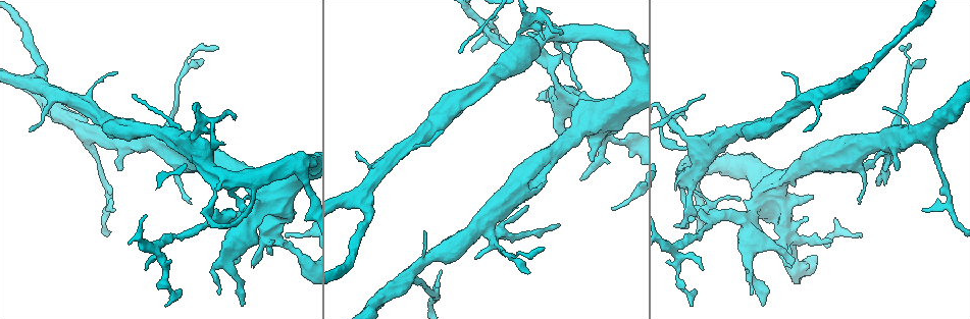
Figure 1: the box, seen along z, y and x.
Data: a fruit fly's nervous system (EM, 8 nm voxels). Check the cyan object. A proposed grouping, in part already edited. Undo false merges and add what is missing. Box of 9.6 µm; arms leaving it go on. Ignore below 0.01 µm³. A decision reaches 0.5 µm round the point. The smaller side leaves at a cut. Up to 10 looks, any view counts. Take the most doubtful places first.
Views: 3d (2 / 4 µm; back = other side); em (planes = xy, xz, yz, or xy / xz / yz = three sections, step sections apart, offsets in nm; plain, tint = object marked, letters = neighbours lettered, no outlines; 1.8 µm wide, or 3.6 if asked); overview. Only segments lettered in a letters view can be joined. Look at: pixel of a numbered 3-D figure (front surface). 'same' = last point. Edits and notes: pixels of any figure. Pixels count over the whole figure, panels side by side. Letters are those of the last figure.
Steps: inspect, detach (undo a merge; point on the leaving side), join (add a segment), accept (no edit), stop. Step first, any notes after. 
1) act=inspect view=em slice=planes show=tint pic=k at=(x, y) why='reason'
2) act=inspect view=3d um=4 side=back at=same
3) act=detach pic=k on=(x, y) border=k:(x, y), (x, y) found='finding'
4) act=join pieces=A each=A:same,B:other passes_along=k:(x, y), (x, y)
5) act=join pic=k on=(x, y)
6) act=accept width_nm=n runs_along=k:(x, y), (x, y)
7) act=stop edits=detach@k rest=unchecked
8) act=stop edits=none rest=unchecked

act=inspect view=3d um=4 pic=1 at=(491, 227) why='four or more arms meet'

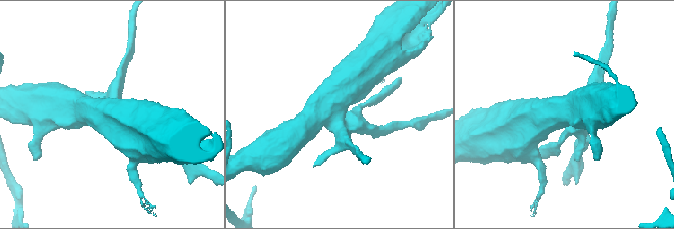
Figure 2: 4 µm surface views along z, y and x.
act=inspect view=em slice=xy step=8 show=tint pic=2 at=(337, 114)

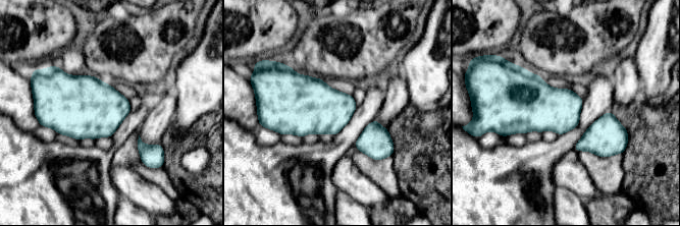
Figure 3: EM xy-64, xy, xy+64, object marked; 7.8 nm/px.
act=inspect view=em slice=xy step=8 show=letters at=same

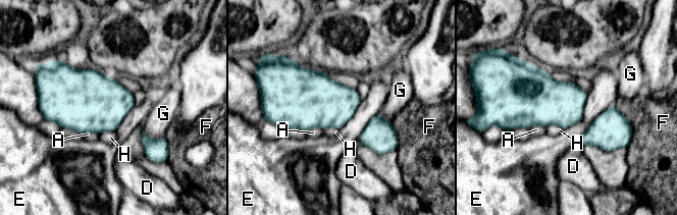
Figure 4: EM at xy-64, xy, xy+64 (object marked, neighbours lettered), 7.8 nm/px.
act=accept each=A:other,D:other,E:other,F:other,G:other,H:other border=4:(616, 104), (605, 109), (577, 143) found='one neuron here'

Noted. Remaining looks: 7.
act=inspect view=3d um=4 pic=1 at=(756, 200) why='a narrow waist'

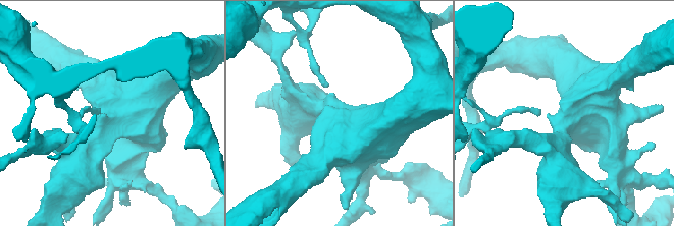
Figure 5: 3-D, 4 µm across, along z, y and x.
act=inspect view=em slice=planes show=letters pic=5 at=(339, 118)

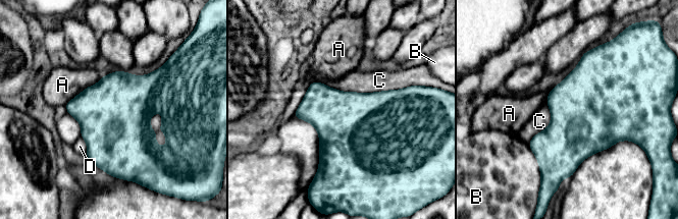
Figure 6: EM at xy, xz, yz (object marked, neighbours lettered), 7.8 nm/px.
act=accept longest_contact=C:750nm each=A:other,B:other,C:other,D:other border=6:(316, 80), (362, 93), (408, 87) found='all the same neuron'

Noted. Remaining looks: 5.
act=inspect view=3d um=4 pic=1 at=(804, 166) why='four-way junction'

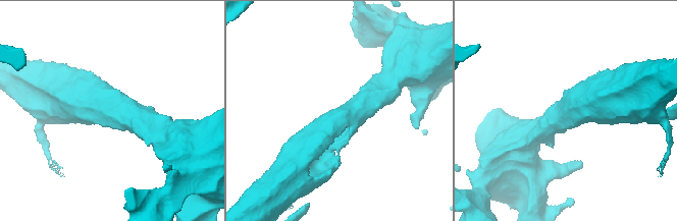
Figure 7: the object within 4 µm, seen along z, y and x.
act=inspect view=em slice=planes show=letters pic=7 at=(352, 113) why='now the EM'

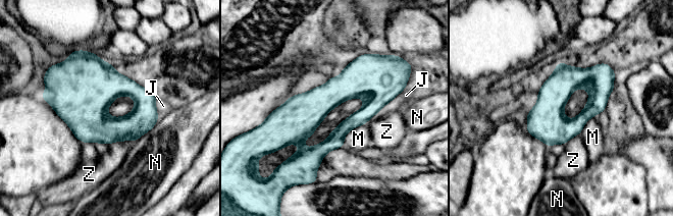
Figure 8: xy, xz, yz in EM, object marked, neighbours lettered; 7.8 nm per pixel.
act=accept width_nm=240 each=J:other,M:other,N:other,Z:other border=8:(365, 123), (352, 128), (344, 145) found='all the same neuron'

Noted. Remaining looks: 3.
act=inspect view=em um=3.6 slice=planes show=tint pic=1 at=(612, 209) why='branch stops here'

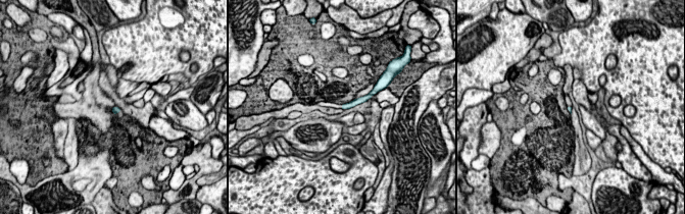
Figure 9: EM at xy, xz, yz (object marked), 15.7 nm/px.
act=inspect view=em um=3.6 slice=planes show=letters at=same

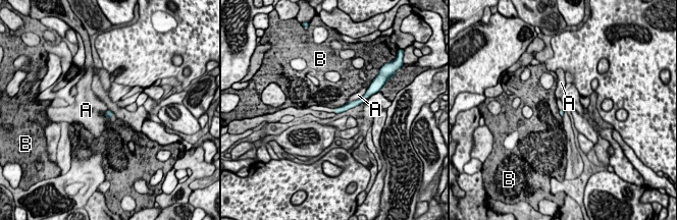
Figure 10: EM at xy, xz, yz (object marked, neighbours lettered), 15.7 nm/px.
act=accept width_nm=70 longest_contact=A:320nm each=A:other,B:other found='no lettered segment goes on from it'

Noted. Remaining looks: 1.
act=stop edits=none rest=unchecked

